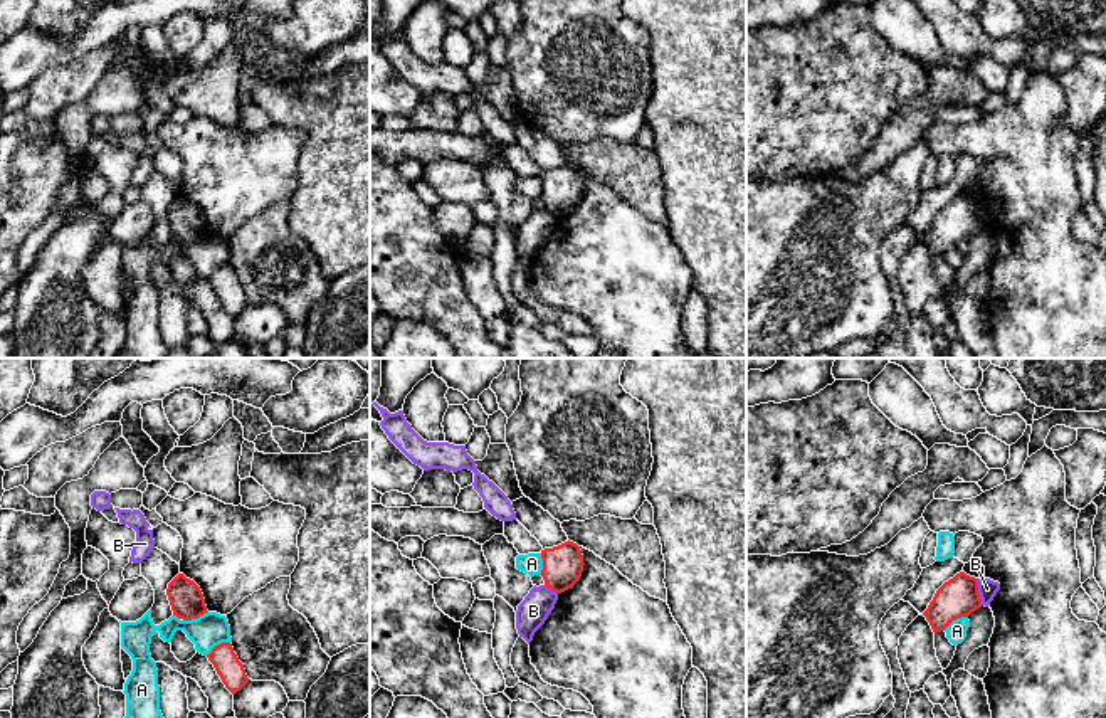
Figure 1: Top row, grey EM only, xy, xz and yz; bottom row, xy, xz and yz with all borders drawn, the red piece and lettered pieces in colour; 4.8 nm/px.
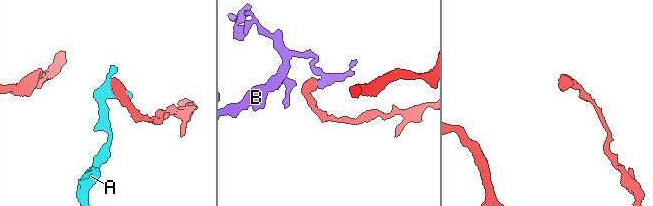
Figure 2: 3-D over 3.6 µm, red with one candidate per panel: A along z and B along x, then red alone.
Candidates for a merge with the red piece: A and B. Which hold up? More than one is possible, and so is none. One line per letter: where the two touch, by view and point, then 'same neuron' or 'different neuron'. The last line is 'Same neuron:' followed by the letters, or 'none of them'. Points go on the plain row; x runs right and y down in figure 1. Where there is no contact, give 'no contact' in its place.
A: xy (219, 268) | different neuron
B: yz (977, 216) | different neuron
Same neuron: none of them

